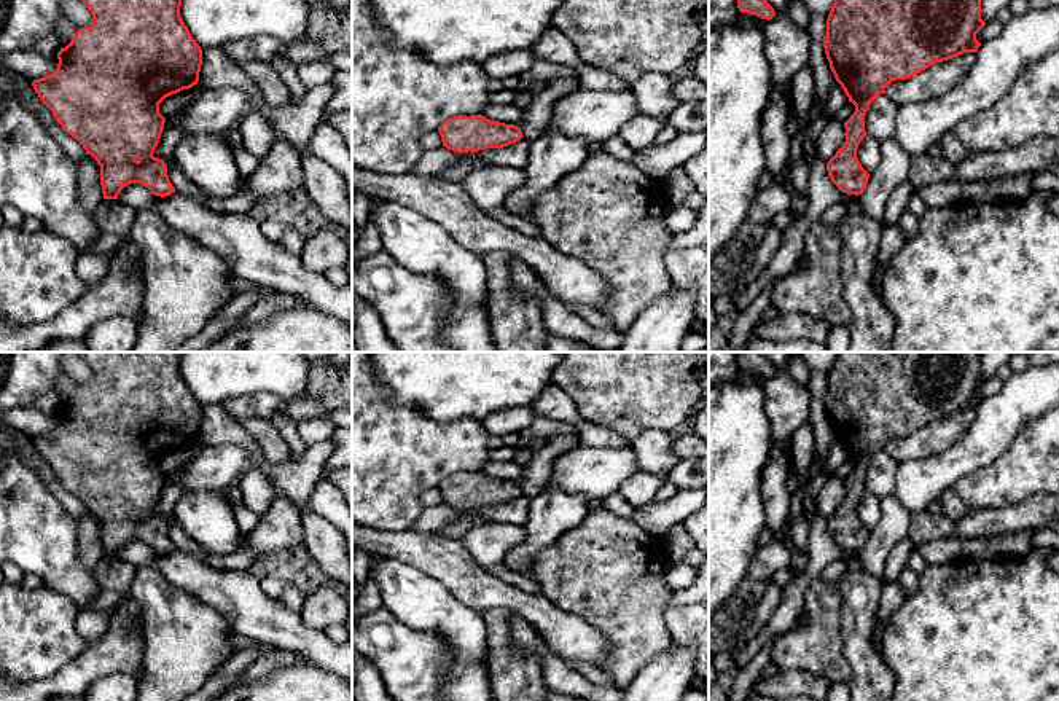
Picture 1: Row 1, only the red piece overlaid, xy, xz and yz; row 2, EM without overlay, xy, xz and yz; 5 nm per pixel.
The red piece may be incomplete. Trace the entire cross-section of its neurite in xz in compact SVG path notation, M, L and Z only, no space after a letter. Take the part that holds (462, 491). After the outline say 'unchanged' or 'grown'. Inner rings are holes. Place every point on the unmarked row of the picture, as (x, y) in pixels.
M483 472L449 475L438 484L438 489L443 503L460 511L486 505L503 505L524 494L521 484L490 478Z | unchanged

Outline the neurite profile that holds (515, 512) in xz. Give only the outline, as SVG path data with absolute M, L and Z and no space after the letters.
M522 494L519 499L503 505L486 505L475 508L473 513L490 523L511 523L526 526L530 503L532 499Z

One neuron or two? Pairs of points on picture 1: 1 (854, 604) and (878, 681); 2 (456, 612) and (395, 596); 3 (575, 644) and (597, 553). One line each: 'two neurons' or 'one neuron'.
1: one neuron
2: one neuron
3: two neurons

